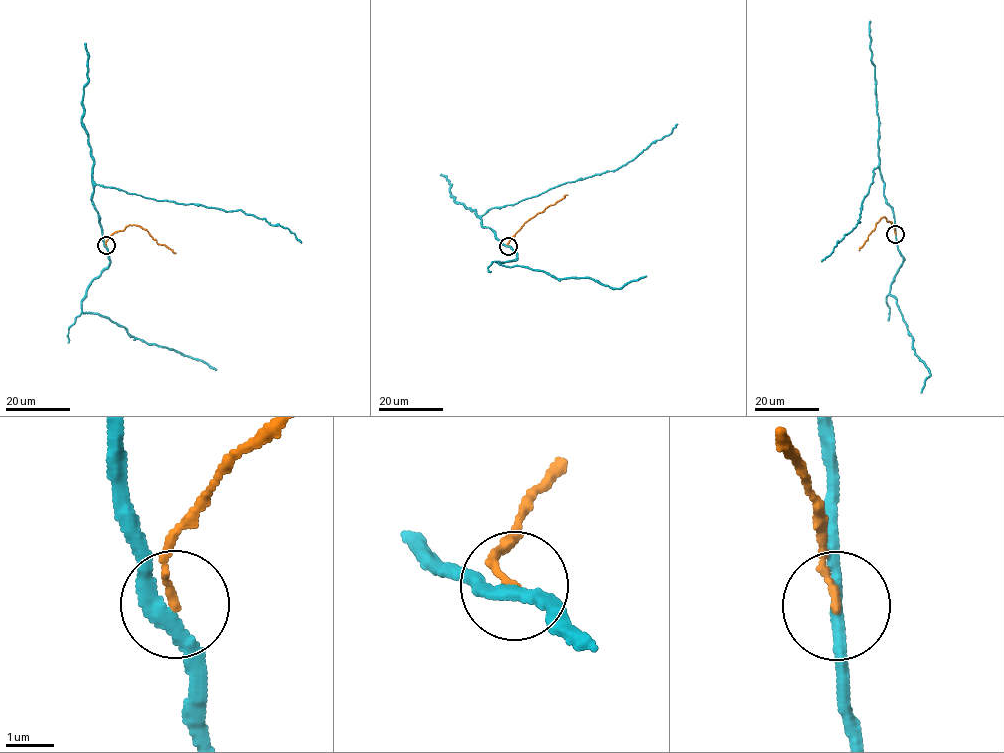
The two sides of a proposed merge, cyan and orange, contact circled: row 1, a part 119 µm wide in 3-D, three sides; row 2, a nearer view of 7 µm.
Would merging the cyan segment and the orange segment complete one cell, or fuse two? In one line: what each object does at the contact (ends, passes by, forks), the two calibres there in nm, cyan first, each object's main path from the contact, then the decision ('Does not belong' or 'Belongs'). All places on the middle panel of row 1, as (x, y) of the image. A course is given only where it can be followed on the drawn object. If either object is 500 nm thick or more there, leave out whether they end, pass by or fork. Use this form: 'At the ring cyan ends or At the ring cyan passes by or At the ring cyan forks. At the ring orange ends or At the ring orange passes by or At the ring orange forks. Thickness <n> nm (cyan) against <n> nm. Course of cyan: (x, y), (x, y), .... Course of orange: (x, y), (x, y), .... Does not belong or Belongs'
At the ring cyan passes by. At the ring orange ends. Thickness 280 nm (cyan) against 150 nm. Course of cyan: (509, 246), (482, 225), (481, 218), (491, 208), (516, 204), (562, 184), (615, 170), (671, 133), (677, 124). Course of orange: (509, 246), (507, 244), (528, 221), (568, 195). Does not belong

